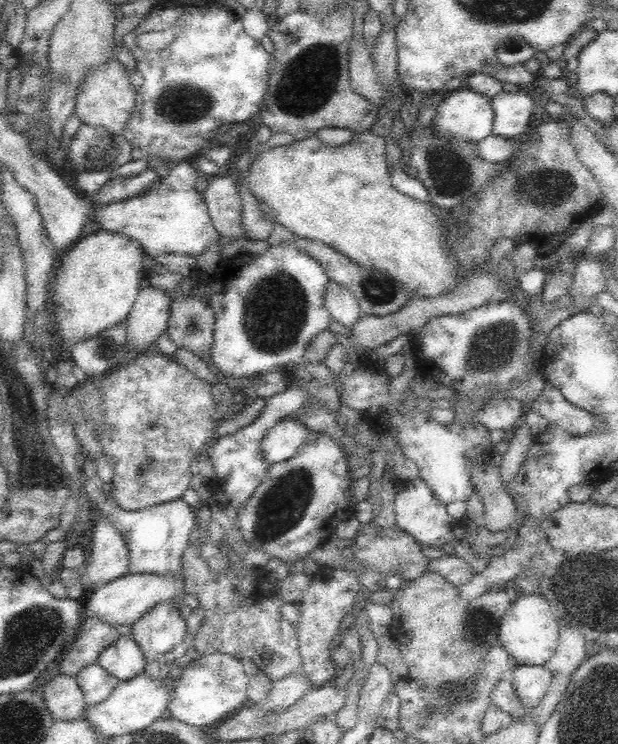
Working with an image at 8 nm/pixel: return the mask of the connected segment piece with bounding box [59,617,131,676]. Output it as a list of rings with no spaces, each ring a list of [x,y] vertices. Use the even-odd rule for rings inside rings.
[[[83,618],[74,640],[64,651],[59,674],[76,676],[83,668],[96,664],[97,658],[109,644],[130,634],[131,626],[112,626],[97,618]]]

